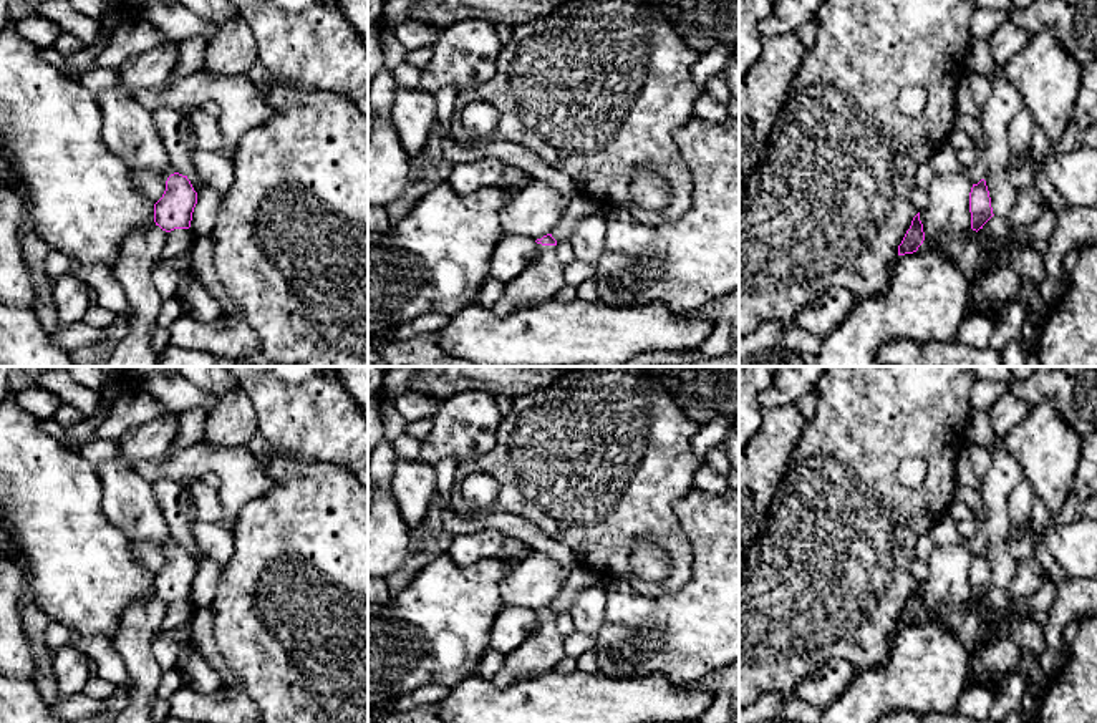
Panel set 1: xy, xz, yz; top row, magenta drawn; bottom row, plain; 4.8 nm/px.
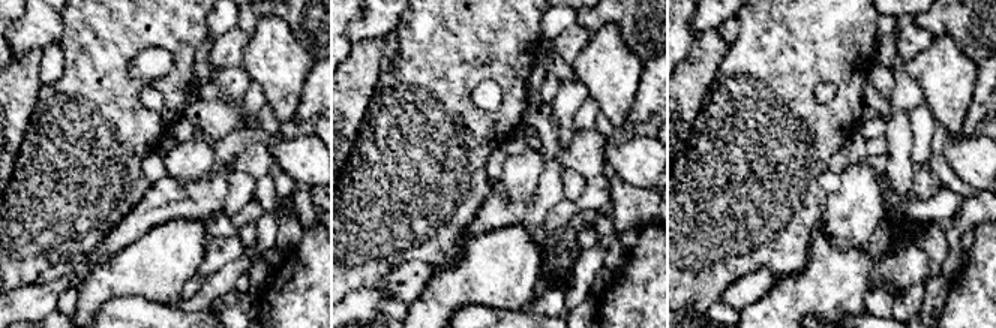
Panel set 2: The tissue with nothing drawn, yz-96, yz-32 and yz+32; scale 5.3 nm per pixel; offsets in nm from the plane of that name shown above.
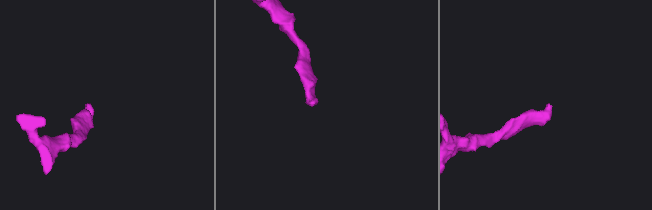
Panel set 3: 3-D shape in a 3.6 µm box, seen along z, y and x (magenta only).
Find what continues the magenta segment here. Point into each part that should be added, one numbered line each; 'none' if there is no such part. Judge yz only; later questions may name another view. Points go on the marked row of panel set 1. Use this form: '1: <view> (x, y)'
none

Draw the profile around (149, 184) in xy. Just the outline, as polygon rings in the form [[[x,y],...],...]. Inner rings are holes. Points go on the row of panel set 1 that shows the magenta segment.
[[[131,171],[133,177],[134,177],[134,184],[136,189],[147,197],[152,204],[156,204],[164,191],[166,191],[166,181],[162,177],[159,177],[156,172],[152,171]]]

